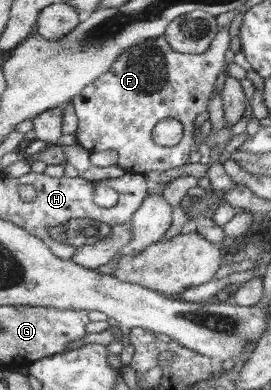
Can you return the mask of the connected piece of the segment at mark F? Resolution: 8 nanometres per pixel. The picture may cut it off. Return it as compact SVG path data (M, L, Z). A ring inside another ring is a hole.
M219 28L218 36L213 41L213 46L209 51L200 55L188 55L177 52L169 45L164 37L149 39L143 41L122 54L121 59L117 61L109 72L89 84L78 95L74 96L72 106L77 117L80 118L80 129L77 132L77 144L82 145L89 152L102 152L102 150L116 150L119 159L117 164L126 172L138 174L149 170L170 170L178 168L190 158L192 150L192 138L194 136L194 118L206 110L210 92L214 88L214 82L218 78L218 72L224 70L224 64L228 58L224 58L224 52L230 46L231 36L229 28ZM172 118L180 121L184 127L184 134L180 143L176 146L165 147L154 143L152 132L158 122Z

